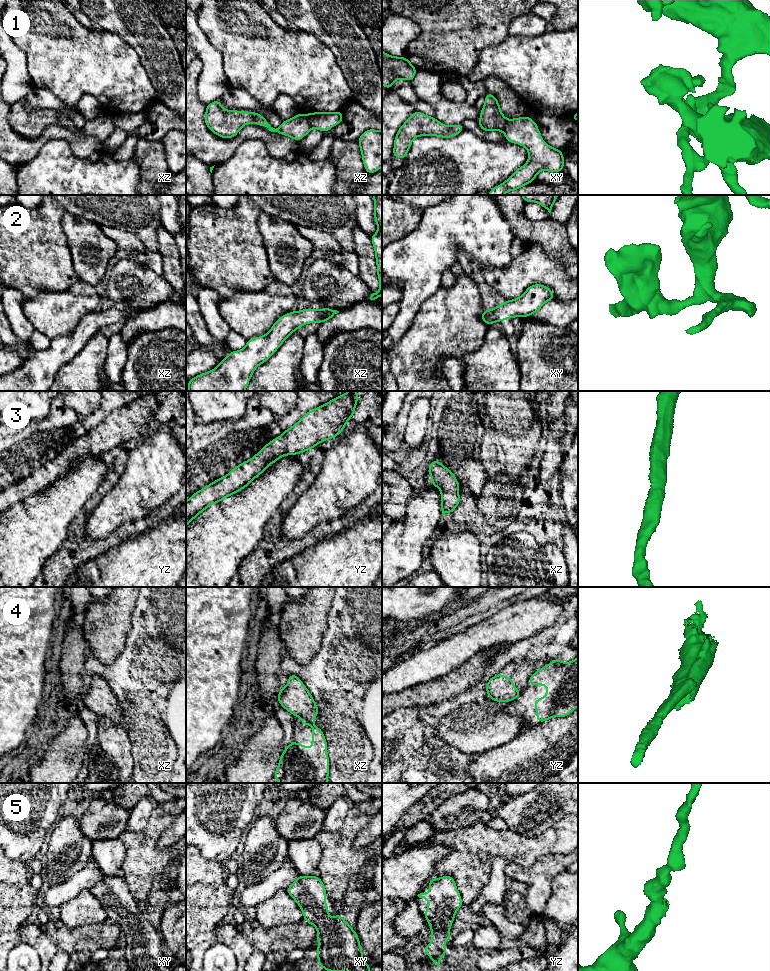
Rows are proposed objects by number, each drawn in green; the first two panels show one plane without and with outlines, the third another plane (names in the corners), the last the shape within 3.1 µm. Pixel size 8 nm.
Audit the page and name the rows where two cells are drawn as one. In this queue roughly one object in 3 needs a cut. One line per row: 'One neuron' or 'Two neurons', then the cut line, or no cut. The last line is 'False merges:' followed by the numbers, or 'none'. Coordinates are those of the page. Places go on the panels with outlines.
1: Two neurons. Split along xz (307, 114), (311, 127)
2: One neuron. No split
3: One neuron. No split
4: Two neurons. Split along xz (302, 717), (312, 724)
5: One neuron. No split
False merges: 1, 4

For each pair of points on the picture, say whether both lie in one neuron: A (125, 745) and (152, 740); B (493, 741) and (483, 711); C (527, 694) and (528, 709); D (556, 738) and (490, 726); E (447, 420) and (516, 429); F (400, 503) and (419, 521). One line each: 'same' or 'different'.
A: different
B: same
C: same
D: different
E: different
F: different

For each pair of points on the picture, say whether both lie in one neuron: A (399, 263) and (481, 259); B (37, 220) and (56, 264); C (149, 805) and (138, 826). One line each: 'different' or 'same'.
A: same
B: same
C: same

